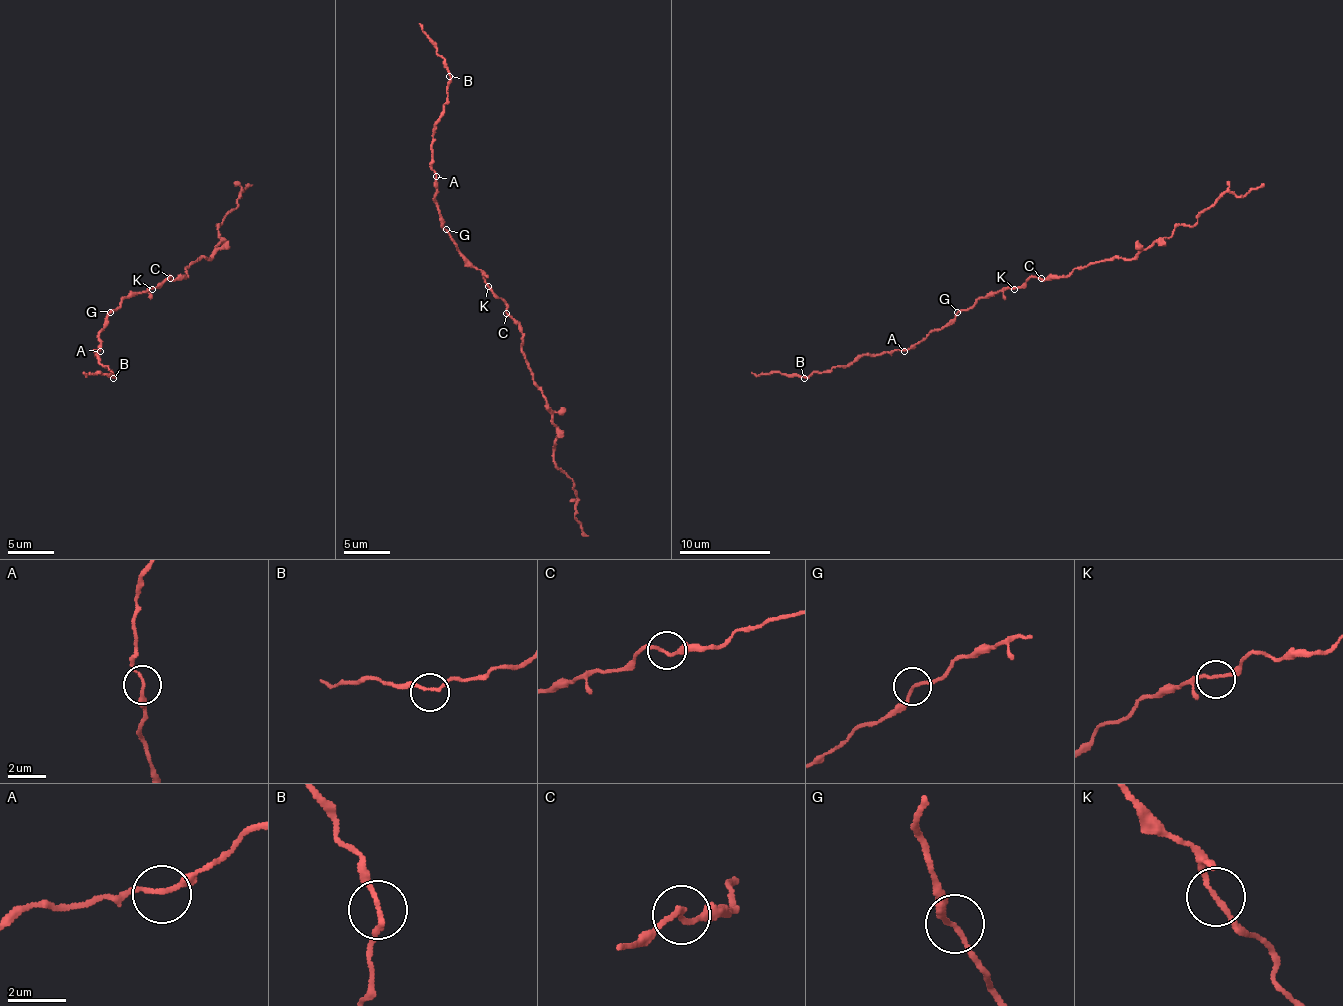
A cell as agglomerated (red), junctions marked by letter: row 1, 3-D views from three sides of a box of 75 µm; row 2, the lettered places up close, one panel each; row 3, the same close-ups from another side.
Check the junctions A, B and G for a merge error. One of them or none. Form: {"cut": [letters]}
{"cut": ["G"]}

